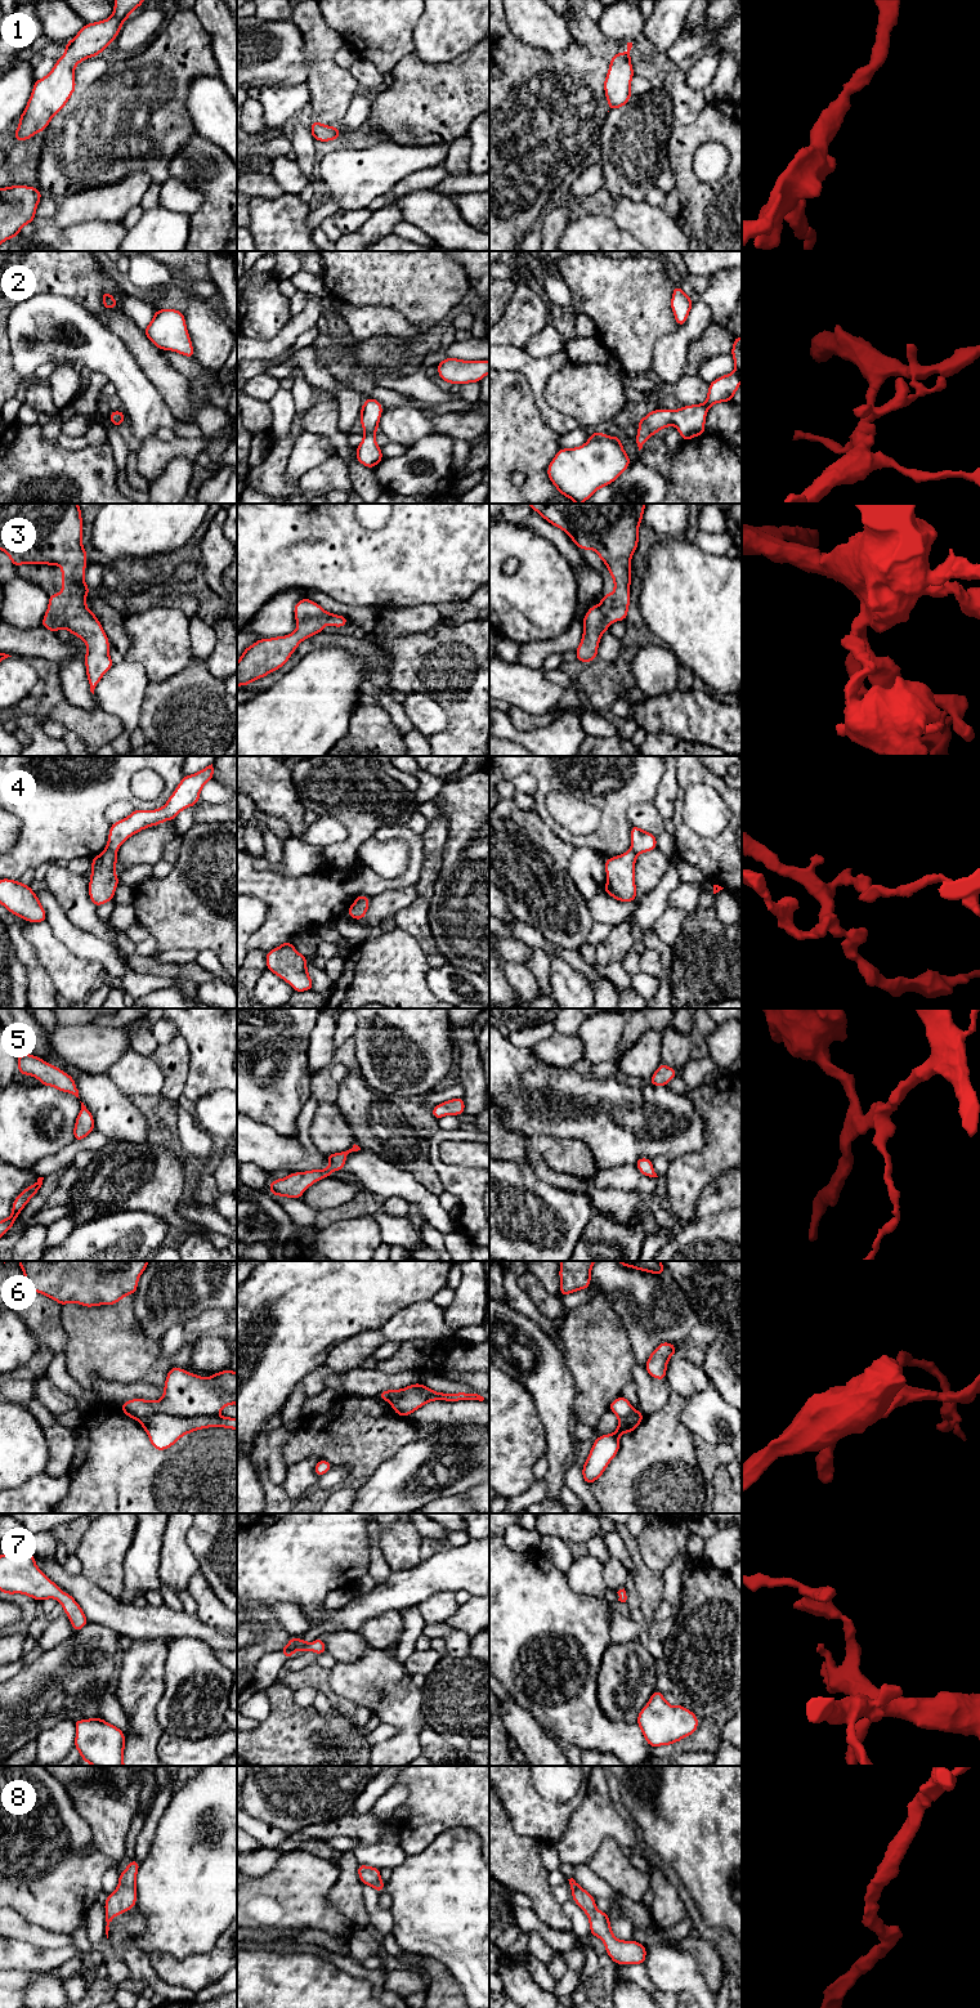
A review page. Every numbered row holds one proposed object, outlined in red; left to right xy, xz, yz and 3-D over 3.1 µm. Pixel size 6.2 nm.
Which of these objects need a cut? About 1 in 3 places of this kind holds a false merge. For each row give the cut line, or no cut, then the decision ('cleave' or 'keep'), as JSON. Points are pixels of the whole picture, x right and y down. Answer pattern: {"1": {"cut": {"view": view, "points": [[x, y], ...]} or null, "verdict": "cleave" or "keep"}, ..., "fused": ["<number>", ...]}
{"1": {"cut": null, "verdict": "keep"}, "2": {"cut": null, "verdict": "keep"}, "3": {"cut": null, "verdict": "keep"}, "4": {"cut": {"view": "xy", "points": [[106, 848], [115, 853]]}, "verdict": "cleave"}, "5": {"cut": null, "verdict": "keep"}, "6": {"cut": {"view": "xy", "points": [[211, 1414], [171, 1416], [148, 1413], [138, 1420]]}, "verdict": "cleave"}, "7": {"cut": null, "verdict": "keep"}, "8": {"cut": null, "verdict": "keep"}, "fused": ["4", "6"]}

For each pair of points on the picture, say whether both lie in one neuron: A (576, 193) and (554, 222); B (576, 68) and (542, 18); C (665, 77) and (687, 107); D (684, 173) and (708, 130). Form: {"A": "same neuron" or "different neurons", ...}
{"A": "same neuron", "B": "different neurons", "C": "same neuron", "D": "same neuron"}

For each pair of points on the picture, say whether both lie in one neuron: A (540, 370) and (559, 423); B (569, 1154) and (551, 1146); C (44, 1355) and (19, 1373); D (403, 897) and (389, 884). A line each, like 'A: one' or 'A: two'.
A: one
B: one
C: one
D: two

